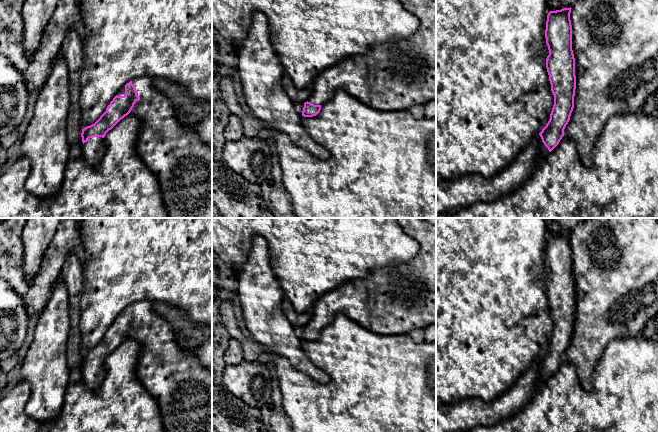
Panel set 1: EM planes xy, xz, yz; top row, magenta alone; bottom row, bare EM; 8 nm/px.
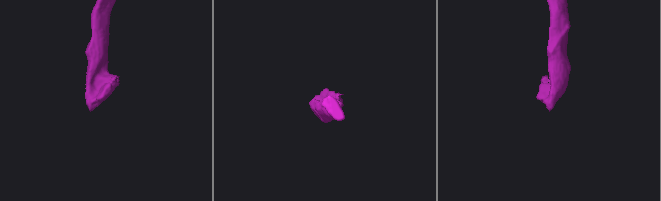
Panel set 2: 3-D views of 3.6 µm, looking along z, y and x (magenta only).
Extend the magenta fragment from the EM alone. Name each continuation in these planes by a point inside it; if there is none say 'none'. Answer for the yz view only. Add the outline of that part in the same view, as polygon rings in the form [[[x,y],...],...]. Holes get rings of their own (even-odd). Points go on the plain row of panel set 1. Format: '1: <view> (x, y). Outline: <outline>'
1: yz (543, 376). Outline: [[[540,366],[538,382],[537,382],[537,389],[539,389],[548,379],[549,379],[548,372],[544,369],[544,367]]]

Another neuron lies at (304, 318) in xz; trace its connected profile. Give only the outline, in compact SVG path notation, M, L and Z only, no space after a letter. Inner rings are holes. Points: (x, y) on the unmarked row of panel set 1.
M284 297L282 300L282 309L287 317L287 319L290 321L290 323L294 327L305 327L308 325L308 322L310 321L312 317L312 310L306 311L302 314L298 314L294 308L291 302L288 298Z

